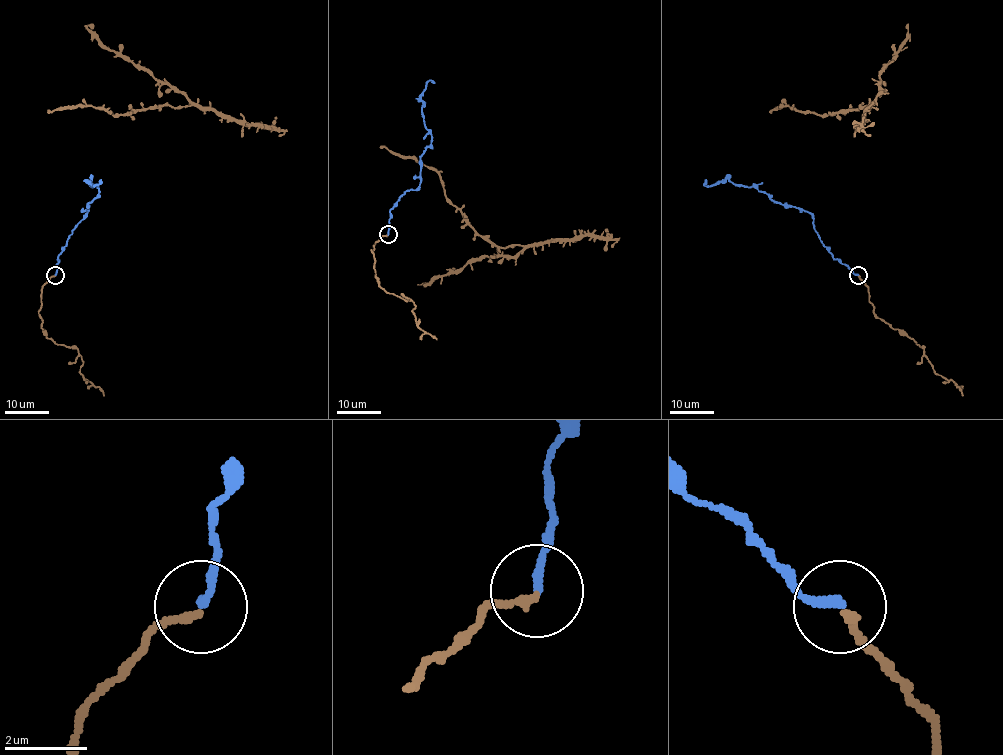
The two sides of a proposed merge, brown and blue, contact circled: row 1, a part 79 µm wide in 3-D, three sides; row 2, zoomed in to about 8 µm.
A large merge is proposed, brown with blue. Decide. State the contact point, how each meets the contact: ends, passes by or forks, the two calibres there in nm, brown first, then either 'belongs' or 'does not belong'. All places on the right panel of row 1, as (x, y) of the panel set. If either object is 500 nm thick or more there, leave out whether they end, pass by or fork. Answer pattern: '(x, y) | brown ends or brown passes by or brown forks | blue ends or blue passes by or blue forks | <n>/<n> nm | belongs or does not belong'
(858, 275) | brown ends | blue ends | 190/200 nm | belongs

